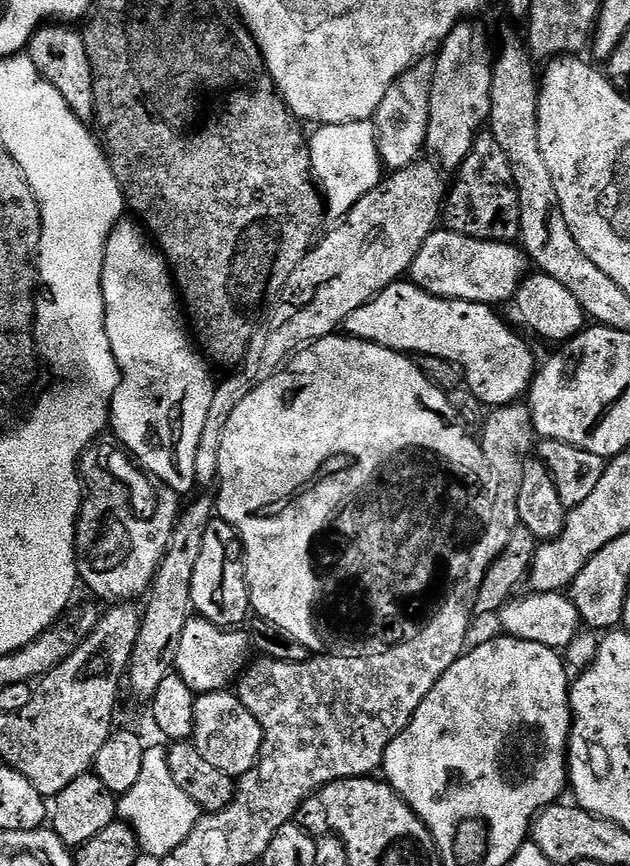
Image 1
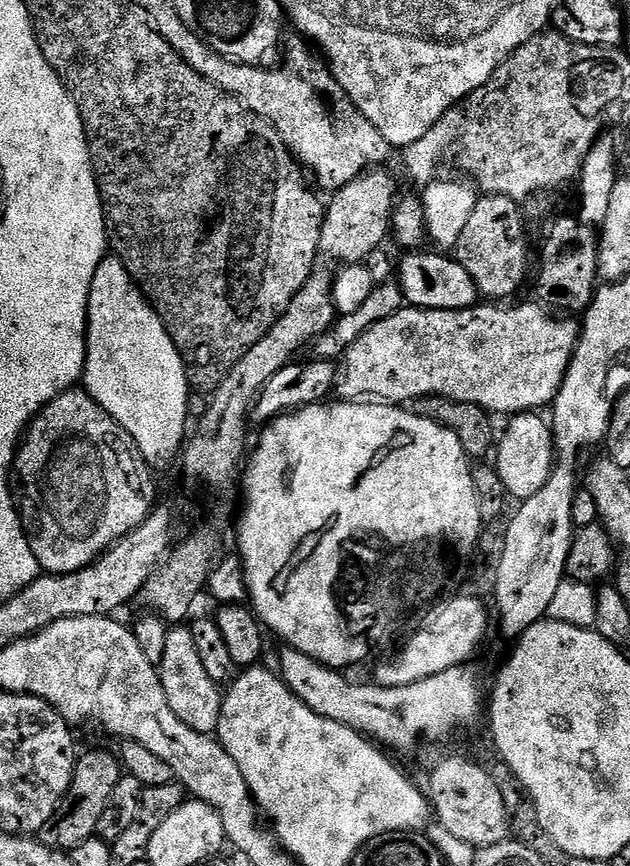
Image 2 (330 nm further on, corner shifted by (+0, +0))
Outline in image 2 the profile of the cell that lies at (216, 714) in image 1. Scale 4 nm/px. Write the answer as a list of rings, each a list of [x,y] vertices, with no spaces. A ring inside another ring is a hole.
[[[172,626],[169,627],[166,638],[166,654],[162,654],[162,662],[158,666],[162,690],[166,690],[166,702],[170,702],[170,710],[190,726],[190,730],[199,732],[215,733],[220,721],[222,710],[222,688],[202,666],[198,656],[197,647],[194,644],[194,634],[191,627]]]

